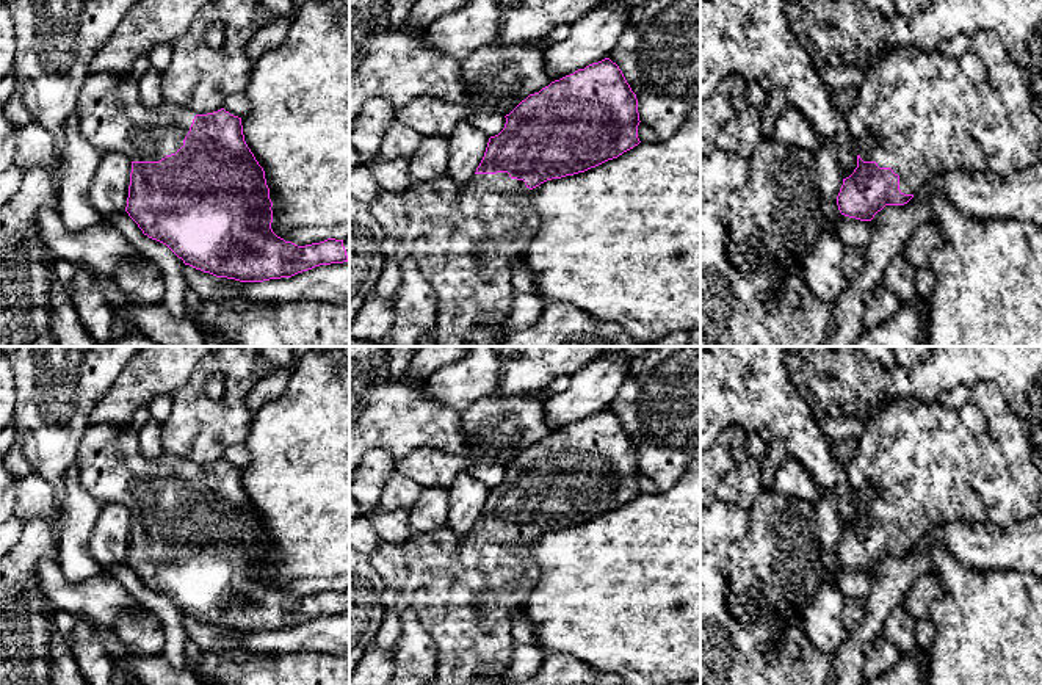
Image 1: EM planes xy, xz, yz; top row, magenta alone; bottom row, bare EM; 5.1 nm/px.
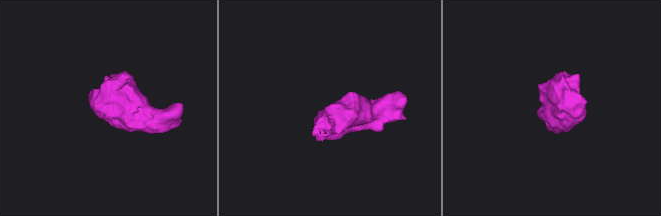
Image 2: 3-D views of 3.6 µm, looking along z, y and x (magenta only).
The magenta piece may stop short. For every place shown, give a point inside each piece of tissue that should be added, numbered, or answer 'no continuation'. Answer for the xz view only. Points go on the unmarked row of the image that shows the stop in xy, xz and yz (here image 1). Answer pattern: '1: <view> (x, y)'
1: xz (463, 590)

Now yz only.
1: yz (922, 464)

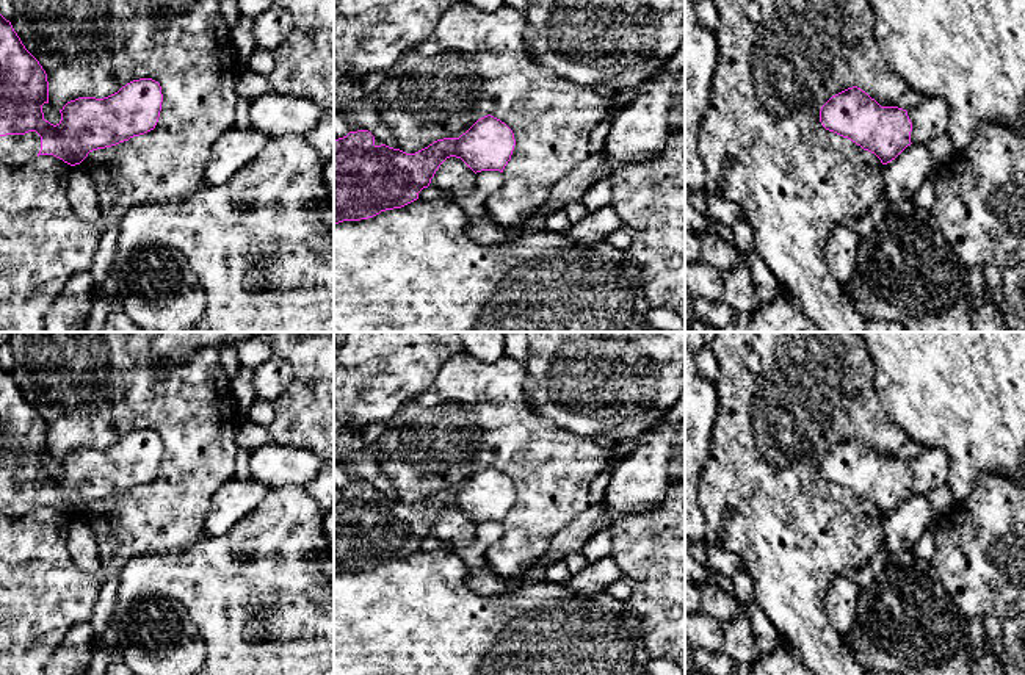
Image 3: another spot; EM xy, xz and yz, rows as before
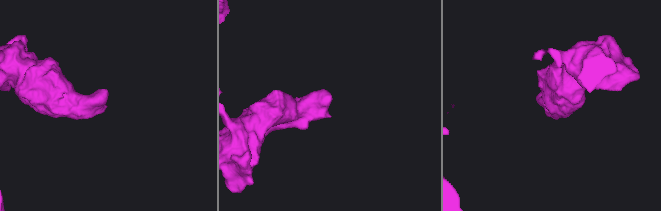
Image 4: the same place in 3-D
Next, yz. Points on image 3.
1: yz (930, 469)

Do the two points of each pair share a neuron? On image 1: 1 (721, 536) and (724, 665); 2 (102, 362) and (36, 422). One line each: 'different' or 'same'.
1: same
2: same

